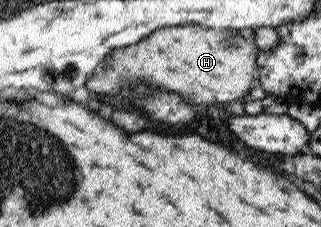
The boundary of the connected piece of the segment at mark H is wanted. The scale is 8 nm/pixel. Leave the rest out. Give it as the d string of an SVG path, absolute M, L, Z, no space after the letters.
M204 26L161 27L141 42L113 49L84 86L94 94L106 97L130 83L143 81L149 87L179 93L183 99L192 100L195 104L225 105L238 100L244 104L242 97L257 87L256 58L259 51L254 41L246 40L237 31L226 33Z

